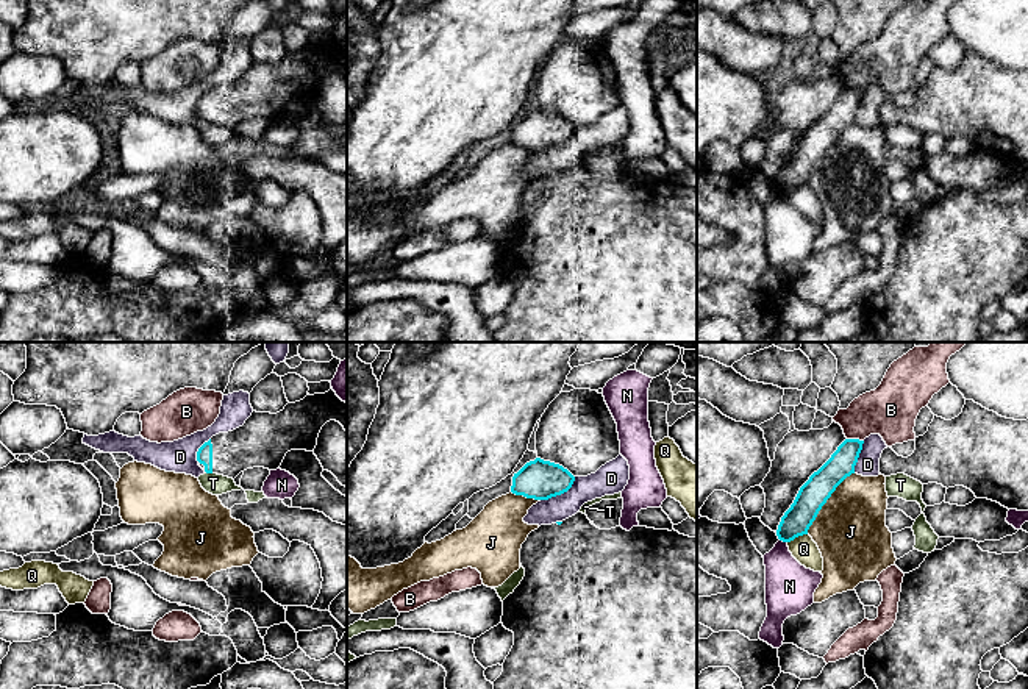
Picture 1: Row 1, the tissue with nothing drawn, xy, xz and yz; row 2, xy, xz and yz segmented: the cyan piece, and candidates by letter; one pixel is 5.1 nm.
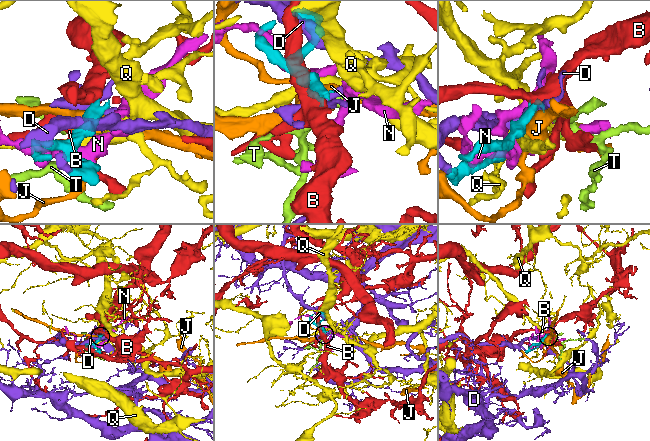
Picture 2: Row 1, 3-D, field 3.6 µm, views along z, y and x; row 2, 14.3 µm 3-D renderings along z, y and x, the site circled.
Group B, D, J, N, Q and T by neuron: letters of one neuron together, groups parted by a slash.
B / D / J / N / Q T

